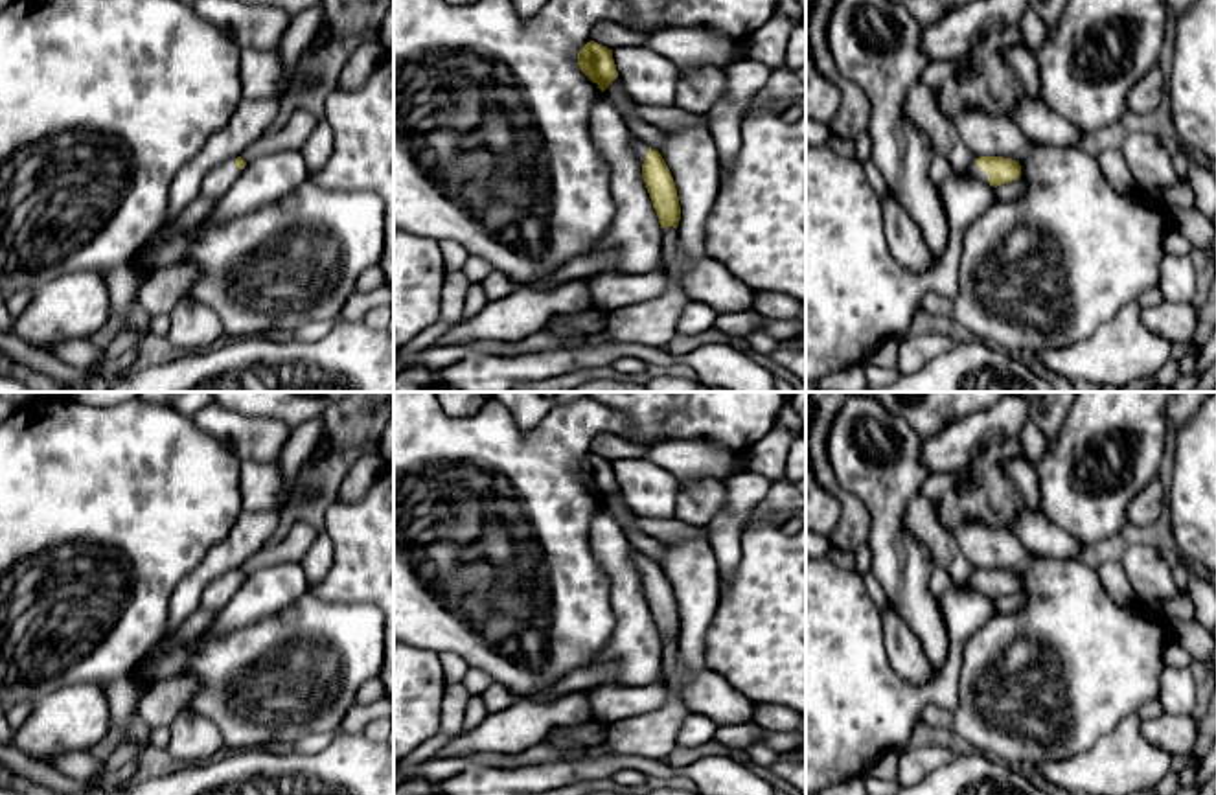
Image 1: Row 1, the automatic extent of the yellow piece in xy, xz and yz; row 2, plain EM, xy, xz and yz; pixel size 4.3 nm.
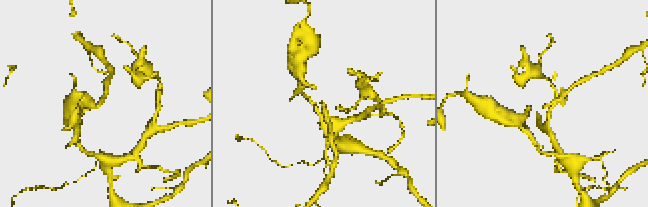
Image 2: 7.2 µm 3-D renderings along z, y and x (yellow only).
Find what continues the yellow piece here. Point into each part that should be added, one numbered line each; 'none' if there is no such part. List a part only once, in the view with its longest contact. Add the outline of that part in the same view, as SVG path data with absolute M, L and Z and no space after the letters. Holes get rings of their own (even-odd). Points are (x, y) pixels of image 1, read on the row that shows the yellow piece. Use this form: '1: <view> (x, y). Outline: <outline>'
1: yz (974, 170). Outline: M973 160L973 164L971 164L964 173L966 173L968 177L979 180L979 182L990 184L986 171L981 169L981 167L975 164L975 160Z

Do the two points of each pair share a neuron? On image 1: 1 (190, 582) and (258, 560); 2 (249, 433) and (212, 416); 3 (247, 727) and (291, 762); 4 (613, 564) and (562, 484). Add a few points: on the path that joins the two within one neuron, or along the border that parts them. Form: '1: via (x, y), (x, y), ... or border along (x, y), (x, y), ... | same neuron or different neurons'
1: border along (267, 543), (254, 551), (240, 567) | different neurons
2: via (240, 433), (221, 424) | same neuron
3: border along (300, 746), (234, 751) | different neurons
4: border along (598, 505), (591, 521), (591, 553), (600, 569) | different neurons

